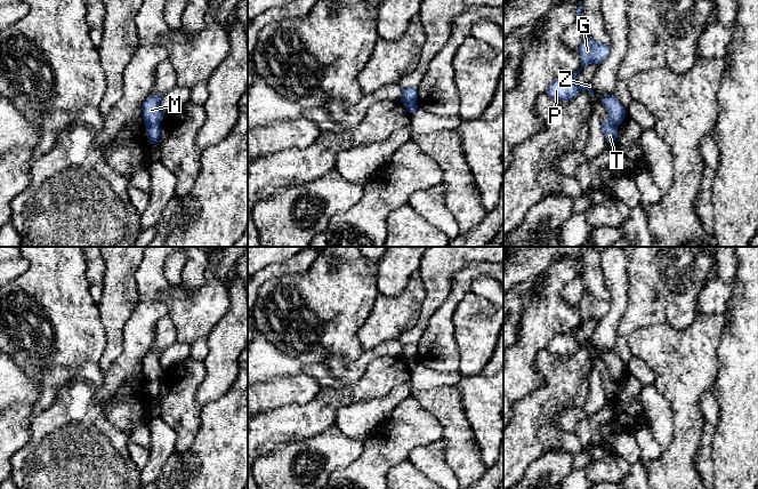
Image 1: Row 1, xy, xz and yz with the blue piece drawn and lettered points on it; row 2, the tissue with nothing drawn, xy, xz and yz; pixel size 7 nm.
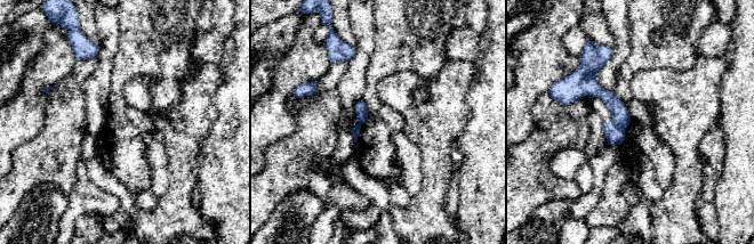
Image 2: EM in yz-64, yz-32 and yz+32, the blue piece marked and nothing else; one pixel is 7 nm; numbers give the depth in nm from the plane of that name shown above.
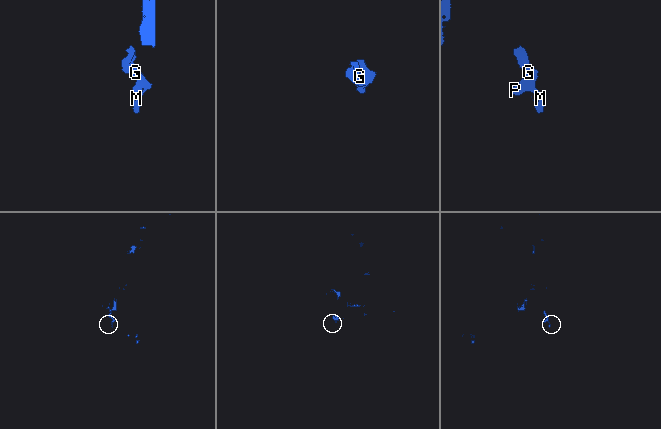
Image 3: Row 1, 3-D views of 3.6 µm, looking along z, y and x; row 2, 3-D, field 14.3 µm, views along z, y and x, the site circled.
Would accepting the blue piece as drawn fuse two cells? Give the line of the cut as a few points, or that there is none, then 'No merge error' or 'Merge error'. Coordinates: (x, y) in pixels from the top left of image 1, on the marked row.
Split along xy (145, 122), (159, 123). Merge error

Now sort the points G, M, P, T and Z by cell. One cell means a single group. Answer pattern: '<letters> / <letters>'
G M P Z / T

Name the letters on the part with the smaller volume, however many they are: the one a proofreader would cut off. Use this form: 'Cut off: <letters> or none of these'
Cut off: G, M, P, Z

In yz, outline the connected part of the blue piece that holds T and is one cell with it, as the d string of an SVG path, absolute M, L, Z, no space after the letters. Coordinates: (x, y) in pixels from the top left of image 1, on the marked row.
M610 119L602 122L602 131L607 144L613 144L618 138L618 126L614 125Z

